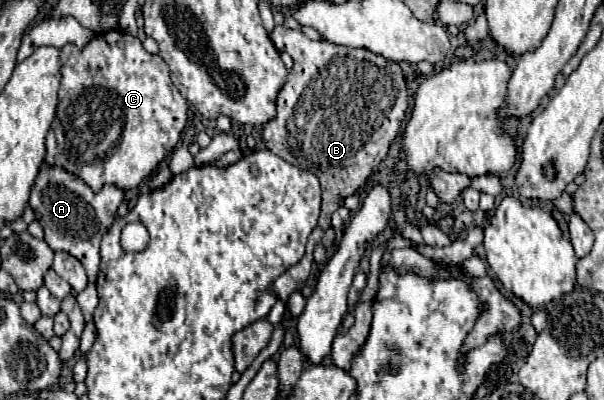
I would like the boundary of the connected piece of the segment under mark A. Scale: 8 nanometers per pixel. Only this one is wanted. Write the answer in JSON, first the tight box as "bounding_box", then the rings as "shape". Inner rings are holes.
{"bounding_box":[29,167,123,283],"shape":[[[59,167],[41,169],[31,189],[29,207],[35,211],[37,221],[45,229],[45,241],[53,251],[65,251],[77,257],[89,277],[89,283],[95,283],[99,273],[99,243],[107,233],[111,223],[117,217],[117,209],[123,203],[123,191],[117,187],[103,187],[99,193],[93,193],[81,179],[69,175]]]}

